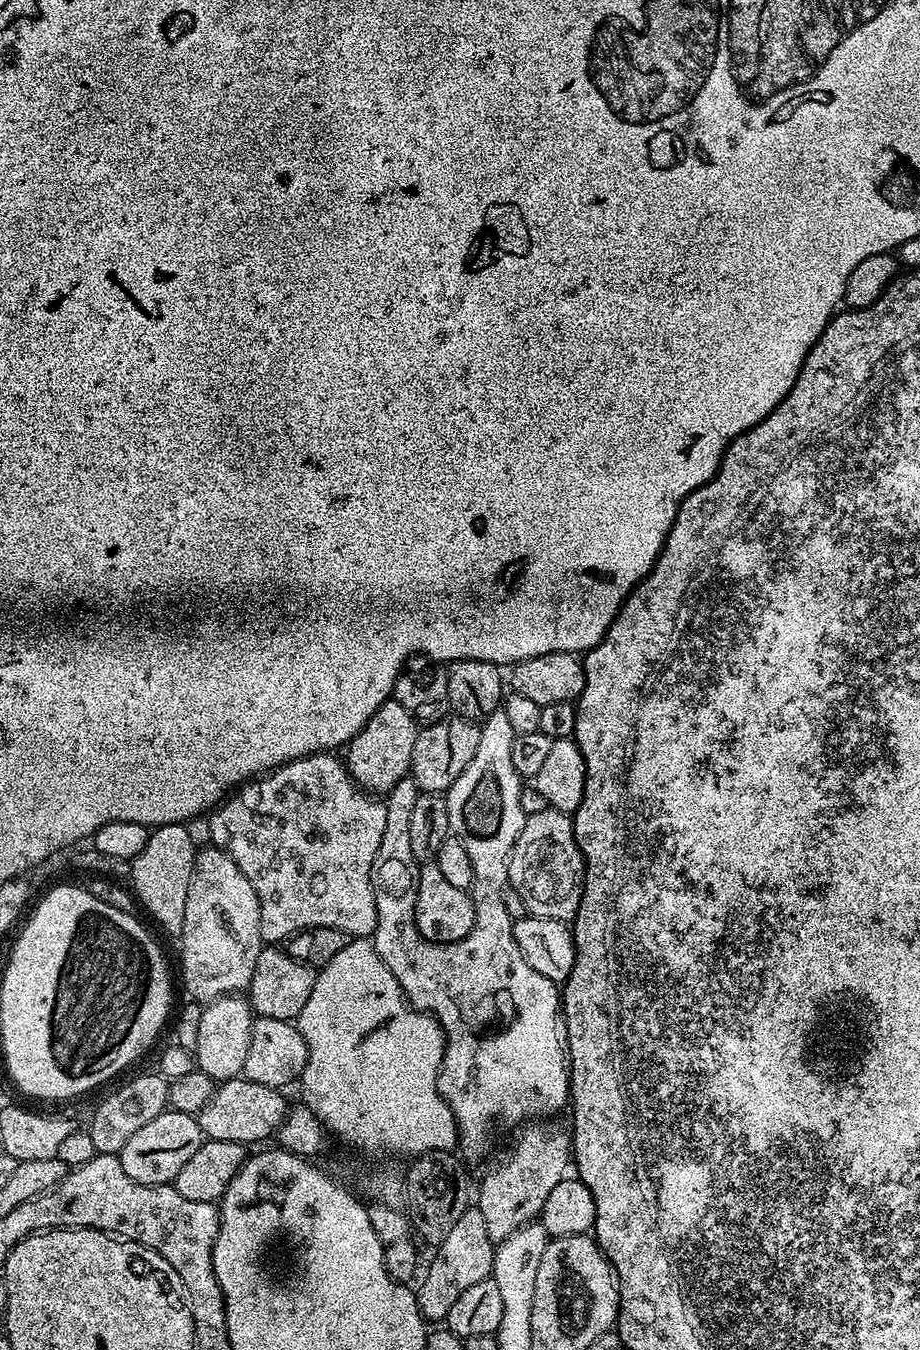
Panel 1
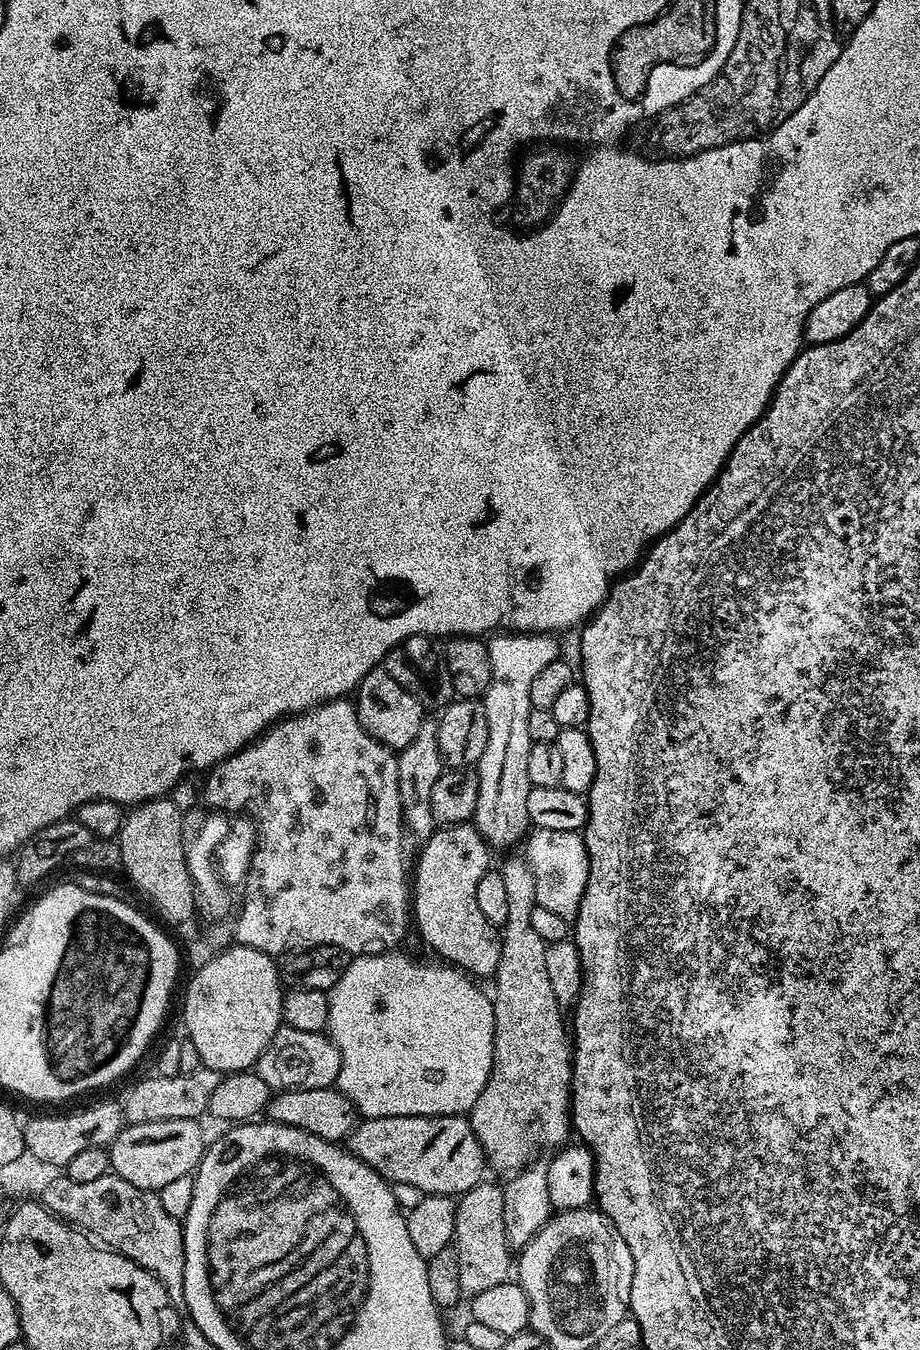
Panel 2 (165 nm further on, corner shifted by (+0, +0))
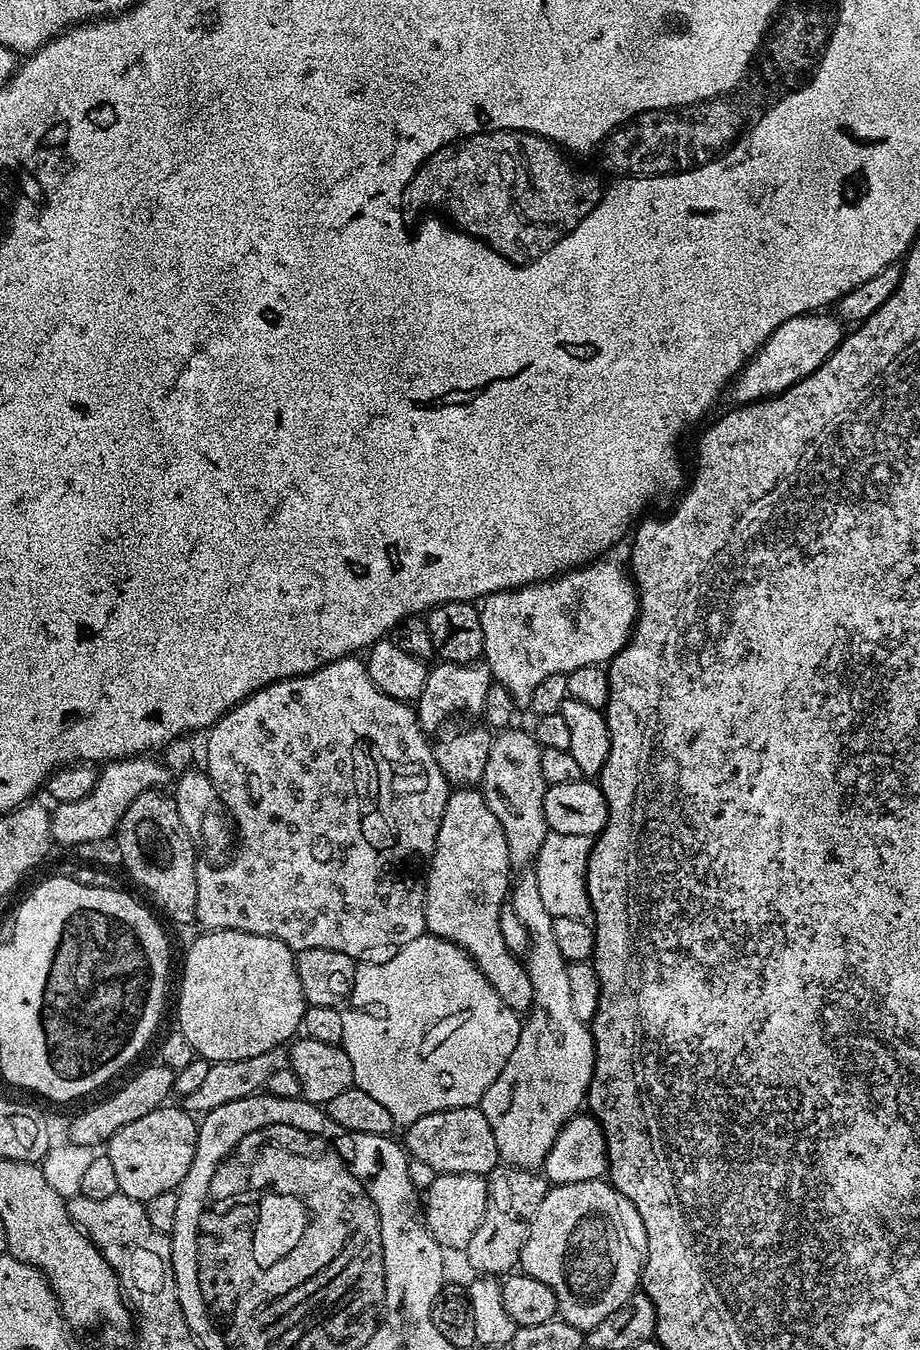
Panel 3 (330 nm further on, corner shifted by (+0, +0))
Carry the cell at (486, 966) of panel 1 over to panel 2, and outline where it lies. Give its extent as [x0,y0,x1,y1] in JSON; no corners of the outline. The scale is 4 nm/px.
[471,630,561,850]

